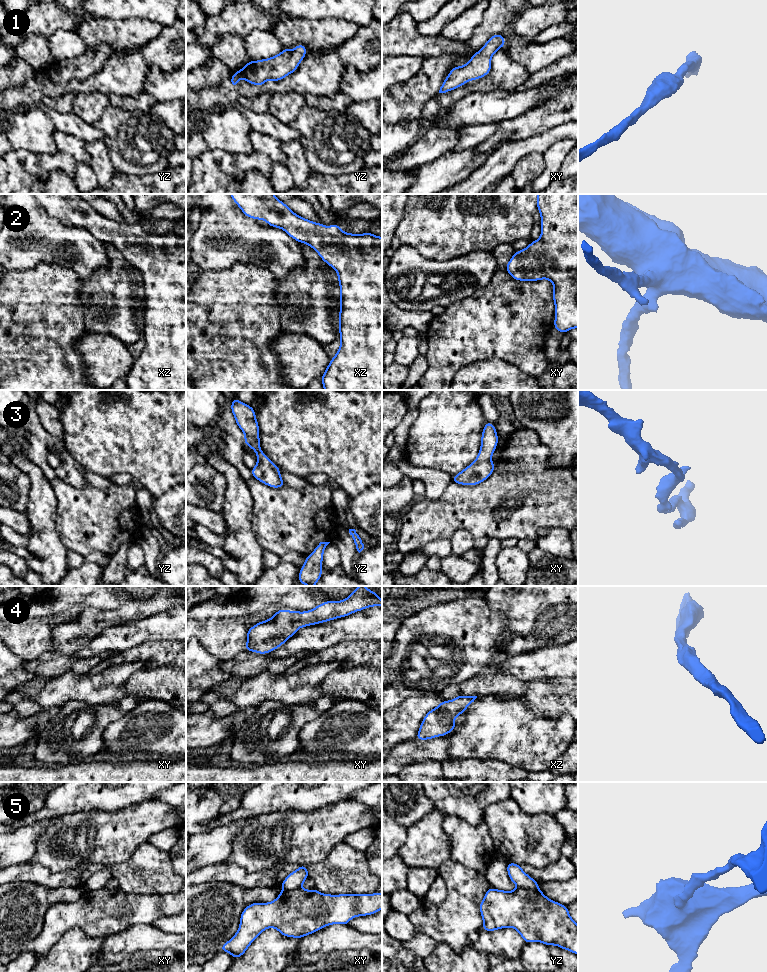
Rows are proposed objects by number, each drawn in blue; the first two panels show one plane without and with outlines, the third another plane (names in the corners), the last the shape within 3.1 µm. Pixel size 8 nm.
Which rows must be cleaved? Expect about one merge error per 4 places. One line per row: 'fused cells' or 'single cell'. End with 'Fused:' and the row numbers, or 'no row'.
1: single cell
2: single cell
3: single cell
4: single cell
5: fused cells
Fused: 5

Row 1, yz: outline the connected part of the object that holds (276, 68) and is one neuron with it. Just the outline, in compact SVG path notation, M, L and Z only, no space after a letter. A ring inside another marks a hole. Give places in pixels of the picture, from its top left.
M298 44L292 51L284 47L281 53L271 58L249 60L241 70L232 74L230 86L237 87L240 78L257 86L263 85L268 80L280 81L297 70L306 53L306 47Z

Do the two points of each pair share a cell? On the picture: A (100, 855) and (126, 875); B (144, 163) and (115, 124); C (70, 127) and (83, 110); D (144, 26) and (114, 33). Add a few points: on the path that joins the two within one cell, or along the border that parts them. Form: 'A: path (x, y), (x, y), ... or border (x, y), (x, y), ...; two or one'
A: border (134, 852), (124, 861), (111, 866); two
B: path (134, 153), (123, 142), (122, 134); one
C: border (72, 111), (87, 123), (94, 125); two
D: path (137, 32), (121, 33); one

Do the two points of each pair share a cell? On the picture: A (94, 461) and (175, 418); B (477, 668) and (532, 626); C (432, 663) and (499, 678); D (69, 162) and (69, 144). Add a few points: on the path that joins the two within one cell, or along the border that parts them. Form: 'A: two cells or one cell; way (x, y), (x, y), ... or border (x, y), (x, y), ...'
A: one cell; way (114, 441), (122, 433), (155, 433)
B: two cells; border (508, 628), (512, 637), (500, 649), (505, 657)
C: two cells; border (483, 671), (458, 685)
D: two cells; border (58, 150), (70, 154), (77, 161)

